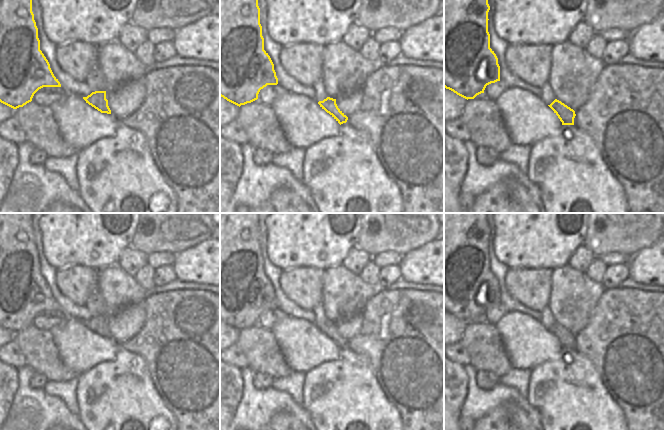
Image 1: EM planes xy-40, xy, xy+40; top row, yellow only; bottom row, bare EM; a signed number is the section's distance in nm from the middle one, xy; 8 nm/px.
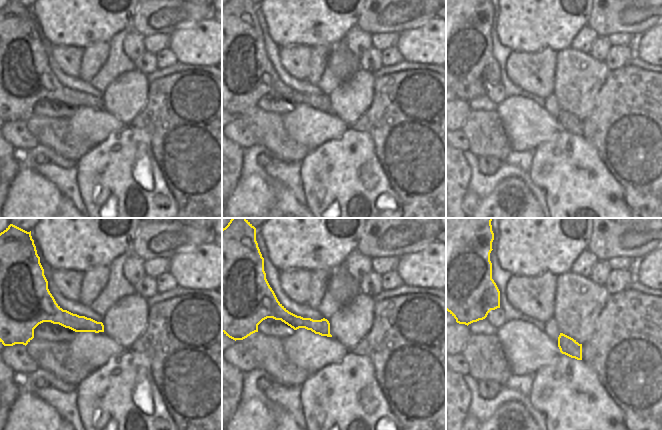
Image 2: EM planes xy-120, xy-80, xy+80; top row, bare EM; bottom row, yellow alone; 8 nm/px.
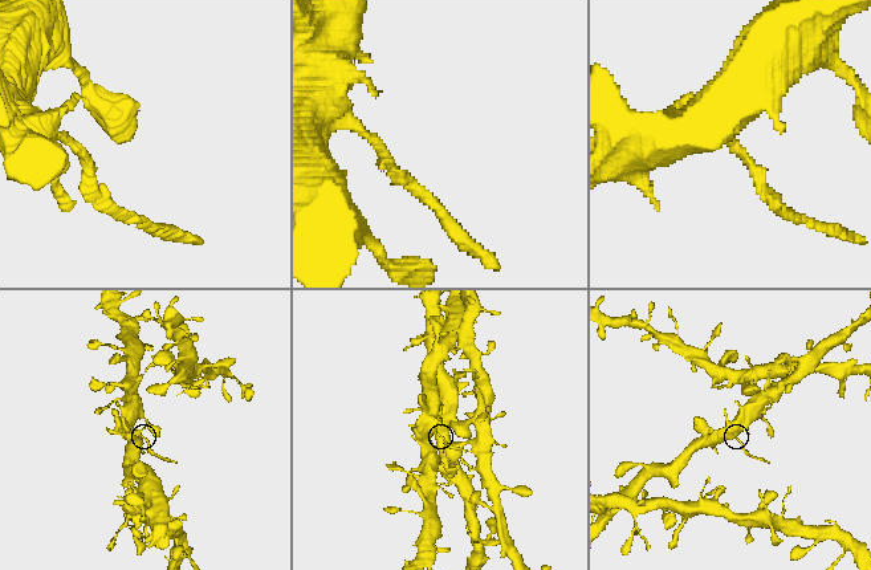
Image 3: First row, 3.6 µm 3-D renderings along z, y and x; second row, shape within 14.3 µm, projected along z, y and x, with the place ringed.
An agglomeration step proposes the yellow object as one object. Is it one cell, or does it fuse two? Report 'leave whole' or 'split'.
split

